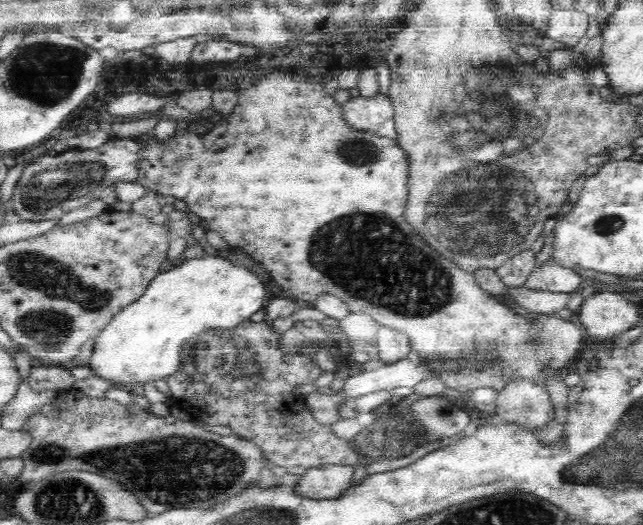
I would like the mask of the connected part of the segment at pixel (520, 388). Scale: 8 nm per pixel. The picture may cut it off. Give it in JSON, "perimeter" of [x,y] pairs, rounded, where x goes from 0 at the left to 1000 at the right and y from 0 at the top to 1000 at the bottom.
{"perimeter":[[[796,720],[774,745],[771,789],[784,802],[843,815],[862,796],[863,779],[846,731],[827,720]]]}

